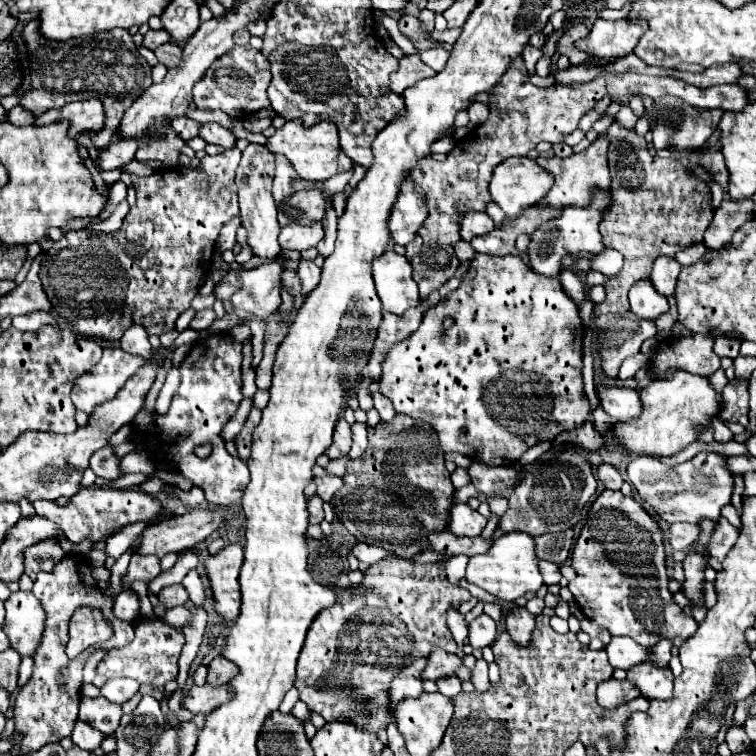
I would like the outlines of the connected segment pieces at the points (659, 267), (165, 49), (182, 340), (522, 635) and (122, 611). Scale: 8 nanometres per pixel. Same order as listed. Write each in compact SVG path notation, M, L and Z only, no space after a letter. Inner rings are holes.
M661 256L661 258L655 260L655 264L653 264L651 284L653 284L655 290L661 292L663 296L671 296L671 294L675 292L679 272L681 272L681 264L679 264L675 258Z
M167 42L155 50L155 56L165 68L175 68L181 62L181 48L173 42Z
M187 328L185 332L181 332L181 334L175 338L175 342L173 342L173 346L171 346L169 350L171 350L171 352L175 352L181 344L193 344L197 338L199 338L199 332L195 332L195 330Z
M515 606L507 612L505 626L517 644L527 644L531 640L531 632L535 628L535 616L531 612L527 612L527 608Z
M123 590L121 594L115 596L115 616L119 620L127 620L127 622L133 622L137 616L139 616L139 596L135 592L129 592L129 590Z

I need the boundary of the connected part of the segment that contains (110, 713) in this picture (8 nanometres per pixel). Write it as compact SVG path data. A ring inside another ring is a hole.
M83 698L79 706L79 720L91 724L103 734L113 734L119 726L123 710L119 704L111 704L107 698Z

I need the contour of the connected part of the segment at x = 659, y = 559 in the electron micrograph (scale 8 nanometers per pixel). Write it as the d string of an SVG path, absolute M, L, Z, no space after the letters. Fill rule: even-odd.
M613 490L601 492L589 510L589 520L577 538L569 564L577 570L577 578L569 582L569 590L575 596L575 602L589 620L595 620L613 636L629 636L647 648L655 646L661 636L679 648L697 630L697 622L675 604L673 594L667 590L663 534L655 520L641 508L635 498L627 498Z

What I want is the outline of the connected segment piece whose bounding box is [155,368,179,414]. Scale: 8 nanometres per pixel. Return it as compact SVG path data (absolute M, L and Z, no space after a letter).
M171 368L169 374L167 374L167 380L165 380L165 384L163 384L161 392L159 392L159 398L157 398L157 404L155 404L155 412L159 412L159 414L167 412L177 386L179 386L179 370Z

